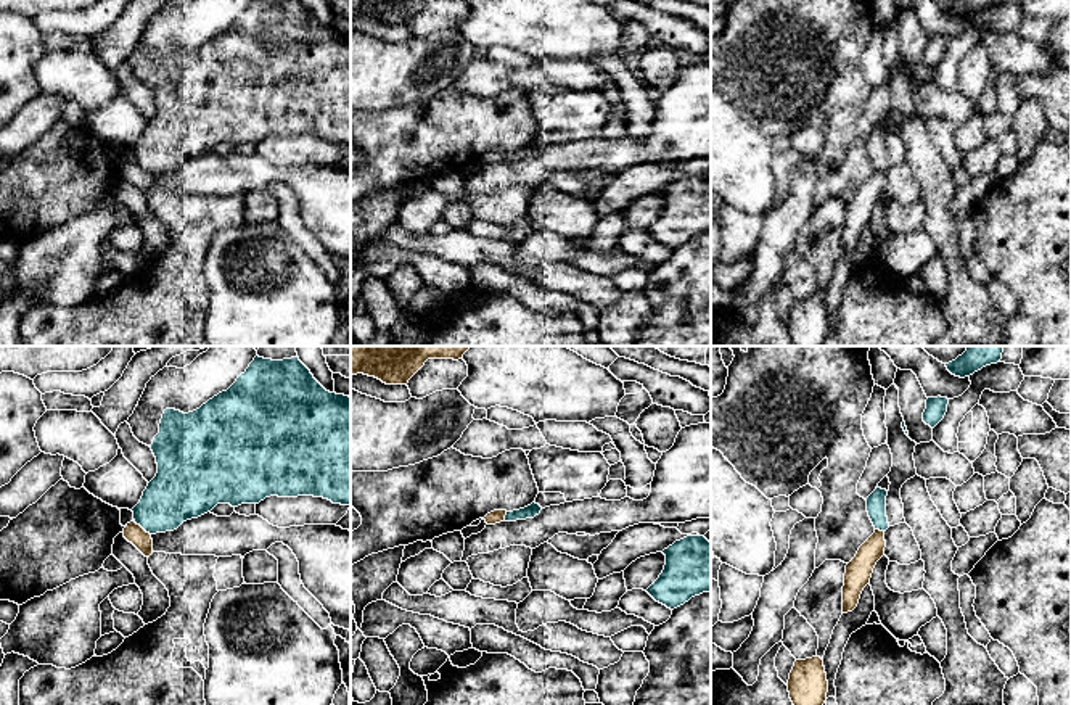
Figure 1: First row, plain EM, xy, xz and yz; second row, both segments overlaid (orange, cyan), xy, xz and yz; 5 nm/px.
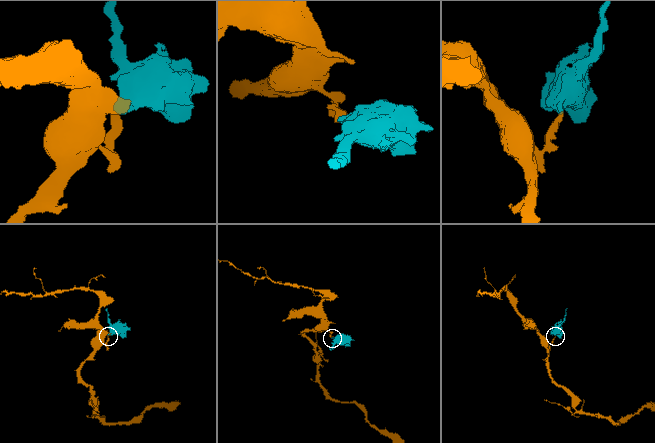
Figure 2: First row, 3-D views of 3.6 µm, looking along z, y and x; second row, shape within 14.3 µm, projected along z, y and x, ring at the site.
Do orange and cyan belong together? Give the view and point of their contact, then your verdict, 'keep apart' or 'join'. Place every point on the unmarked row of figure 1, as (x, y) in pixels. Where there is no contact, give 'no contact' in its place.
meets orange in xy at (140, 166); keep apart

